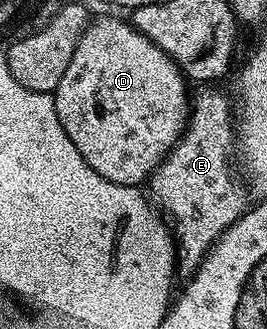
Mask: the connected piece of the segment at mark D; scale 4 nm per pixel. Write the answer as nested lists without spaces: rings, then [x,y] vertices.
[[[95,18],[91,22],[90,26],[86,28],[86,32],[80,37],[80,45],[76,45],[76,53],[72,53],[72,61],[68,61],[68,69],[64,69],[64,77],[60,77],[60,85],[52,94],[56,105],[56,117],[60,121],[60,125],[64,125],[64,133],[68,133],[68,141],[72,141],[72,145],[76,145],[80,157],[84,157],[84,161],[88,161],[88,165],[92,165],[92,169],[96,169],[96,173],[100,173],[100,177],[104,177],[116,185],[138,187],[149,180],[150,174],[165,161],[166,154],[182,138],[182,133],[186,130],[186,121],[190,117],[192,99],[189,94],[186,96],[188,80],[177,65],[159,47],[152,45],[152,41],[148,41],[148,37],[140,34],[134,28],[133,23],[125,18],[122,19]]]

